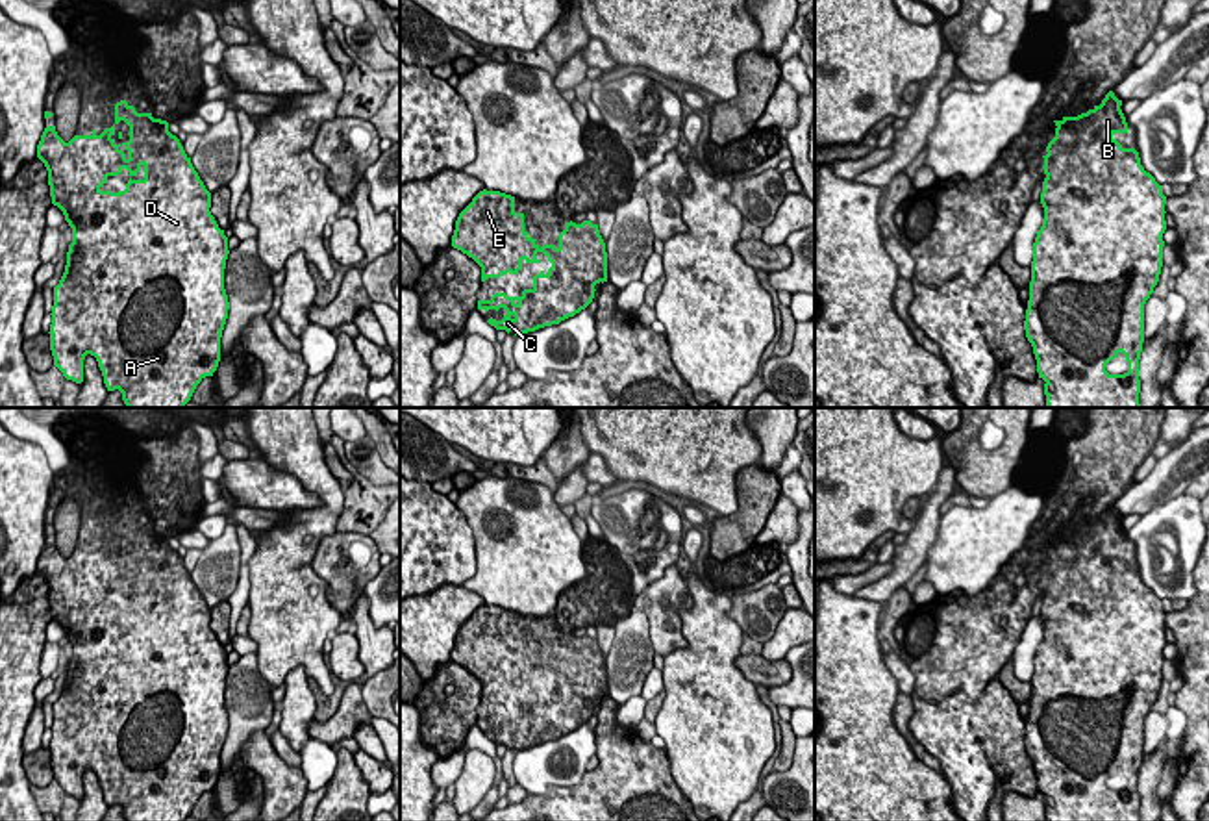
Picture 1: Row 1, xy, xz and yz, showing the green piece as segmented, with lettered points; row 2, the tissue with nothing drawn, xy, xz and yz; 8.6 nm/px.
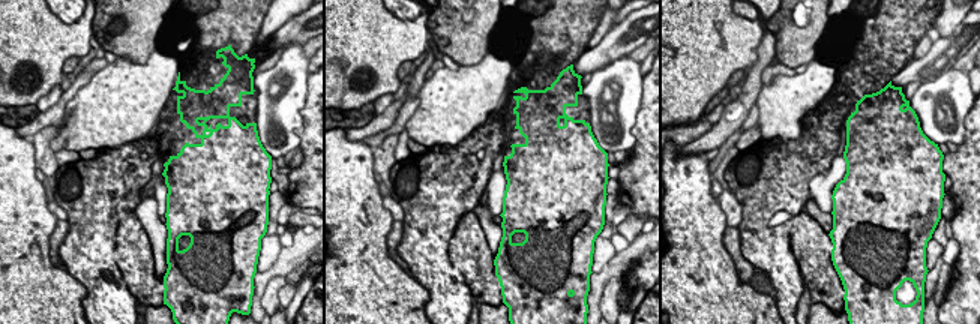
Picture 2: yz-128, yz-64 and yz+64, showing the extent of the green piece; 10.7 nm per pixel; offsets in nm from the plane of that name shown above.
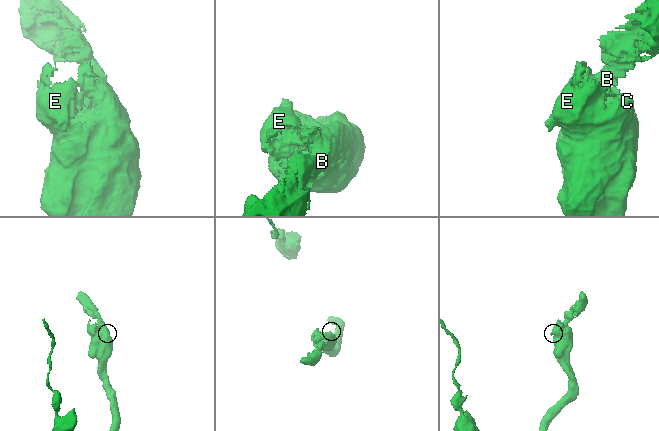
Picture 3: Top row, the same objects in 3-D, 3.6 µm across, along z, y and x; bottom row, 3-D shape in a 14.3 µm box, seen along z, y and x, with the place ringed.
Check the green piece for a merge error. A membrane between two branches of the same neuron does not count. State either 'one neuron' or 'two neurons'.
one neuron

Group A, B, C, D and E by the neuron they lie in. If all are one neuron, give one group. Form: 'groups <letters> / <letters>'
groups A B C D E

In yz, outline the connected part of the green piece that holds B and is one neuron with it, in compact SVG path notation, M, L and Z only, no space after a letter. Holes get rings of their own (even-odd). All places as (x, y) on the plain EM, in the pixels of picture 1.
M1113 506L1105 510L1100 521L1094 521L1087 528L1078 532L1063 532L1055 537L1055 552L1046 562L1044 573L1044 597L1041 608L1041 619L1044 623L1042 641L1037 647L1033 658L1033 676L1031 676L1031 697L1029 697L1029 715L1026 725L1024 745L1026 752L1033 762L1033 769L1037 775L1037 788L1044 799L1046 821L1140 821L1140 795L1139 795L1139 775L1144 758L1144 719L1153 708L1153 702L1159 697L1161 682L1163 682L1163 649L1166 645L1165 636L1165 619L1166 612L1163 610L1163 600L1155 597L1155 593L1144 586L1140 580L1139 567L1135 563L1124 563L1113 550L1128 549L1128 537L1120 524L1122 515L1115 512ZM1122 767L1128 777L1128 786L1124 789L1109 789L1105 780Z

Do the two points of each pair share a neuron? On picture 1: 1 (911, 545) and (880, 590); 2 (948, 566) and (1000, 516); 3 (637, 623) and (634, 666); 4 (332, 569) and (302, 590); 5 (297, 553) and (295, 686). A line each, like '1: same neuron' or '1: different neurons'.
1: same neuron
2: same neuron
3: same neuron
4: different neurons
5: different neurons

